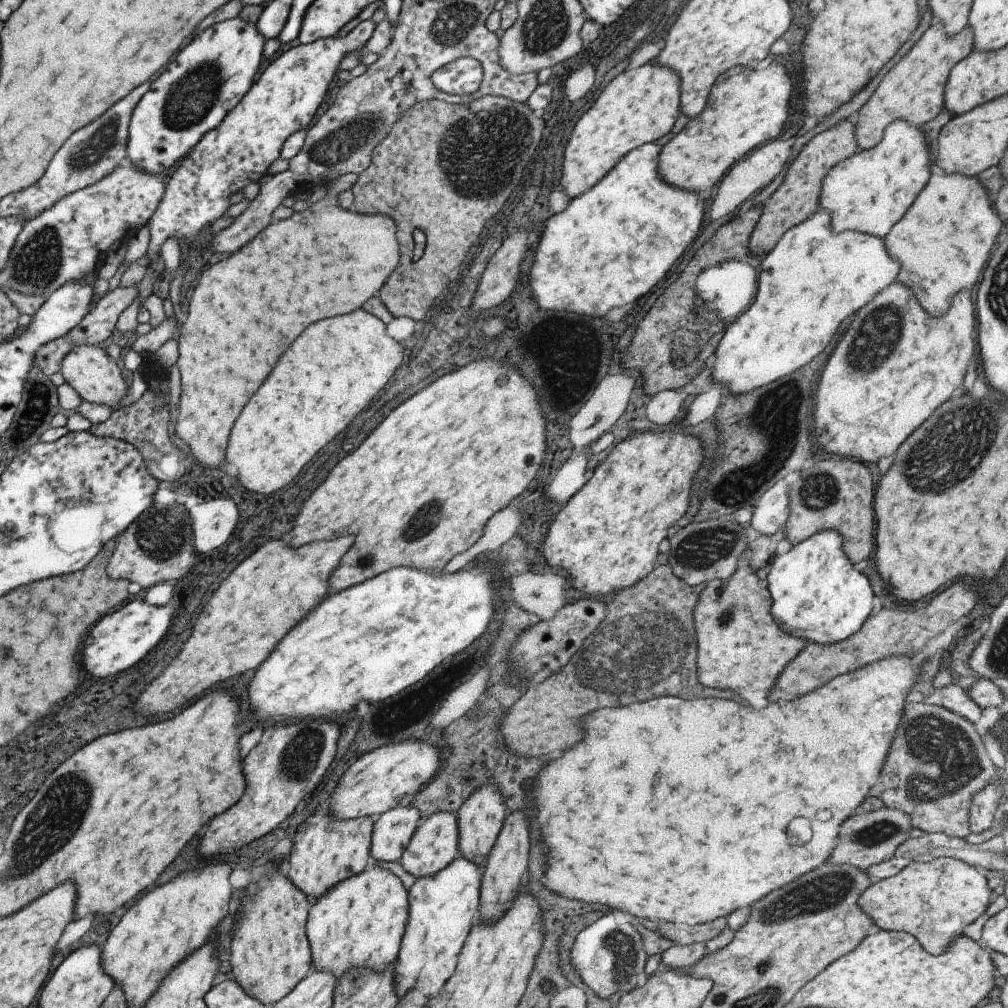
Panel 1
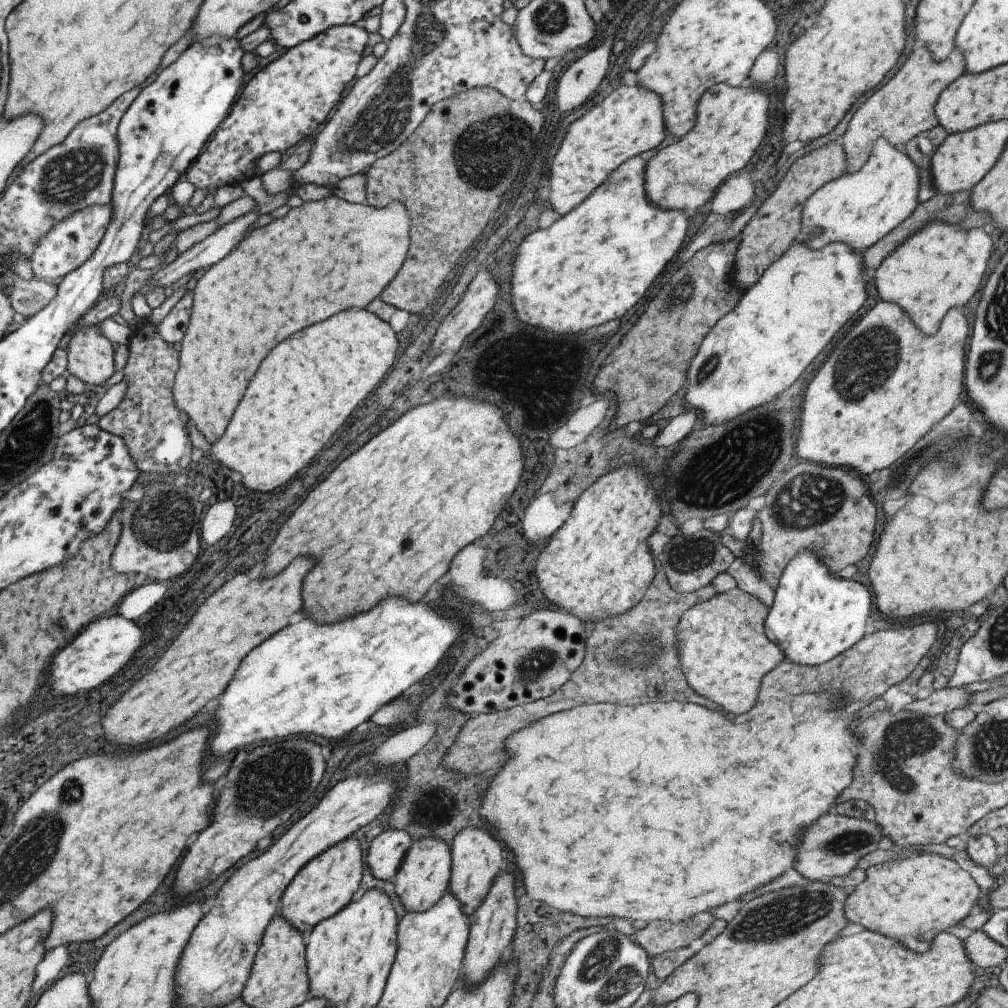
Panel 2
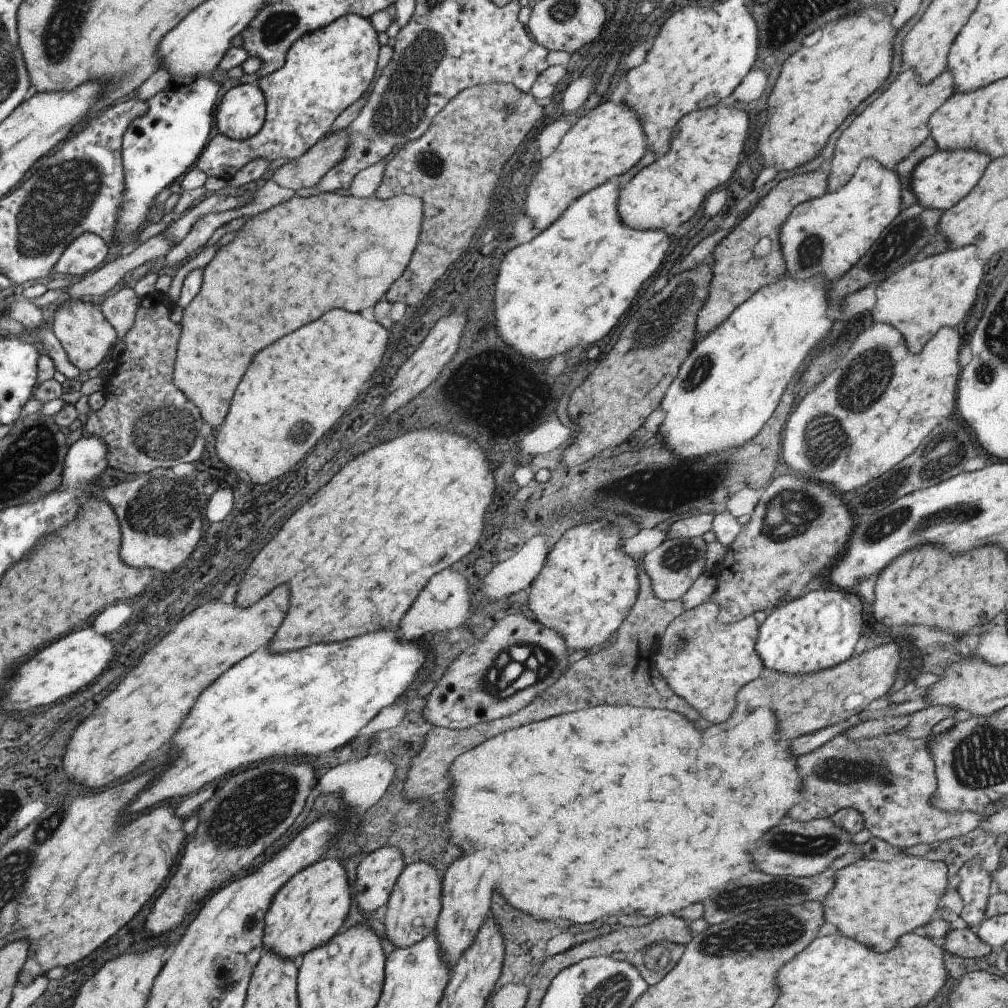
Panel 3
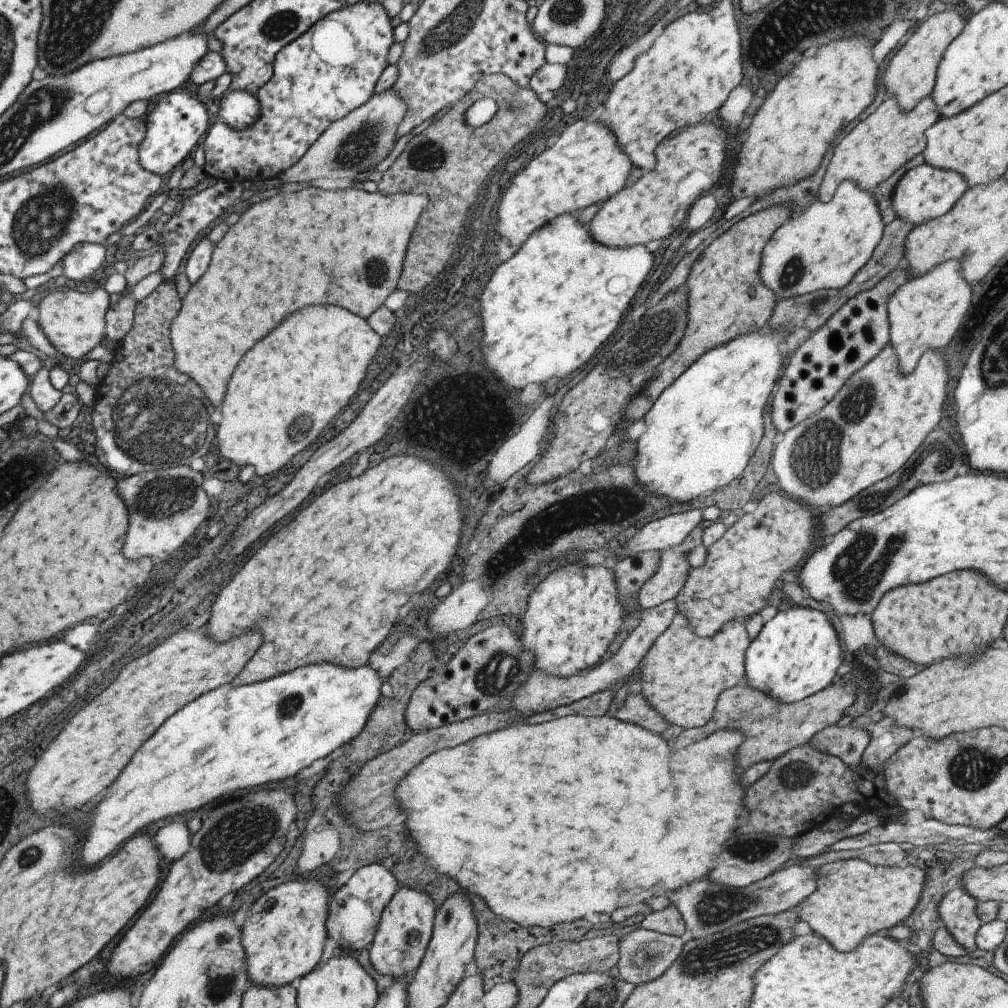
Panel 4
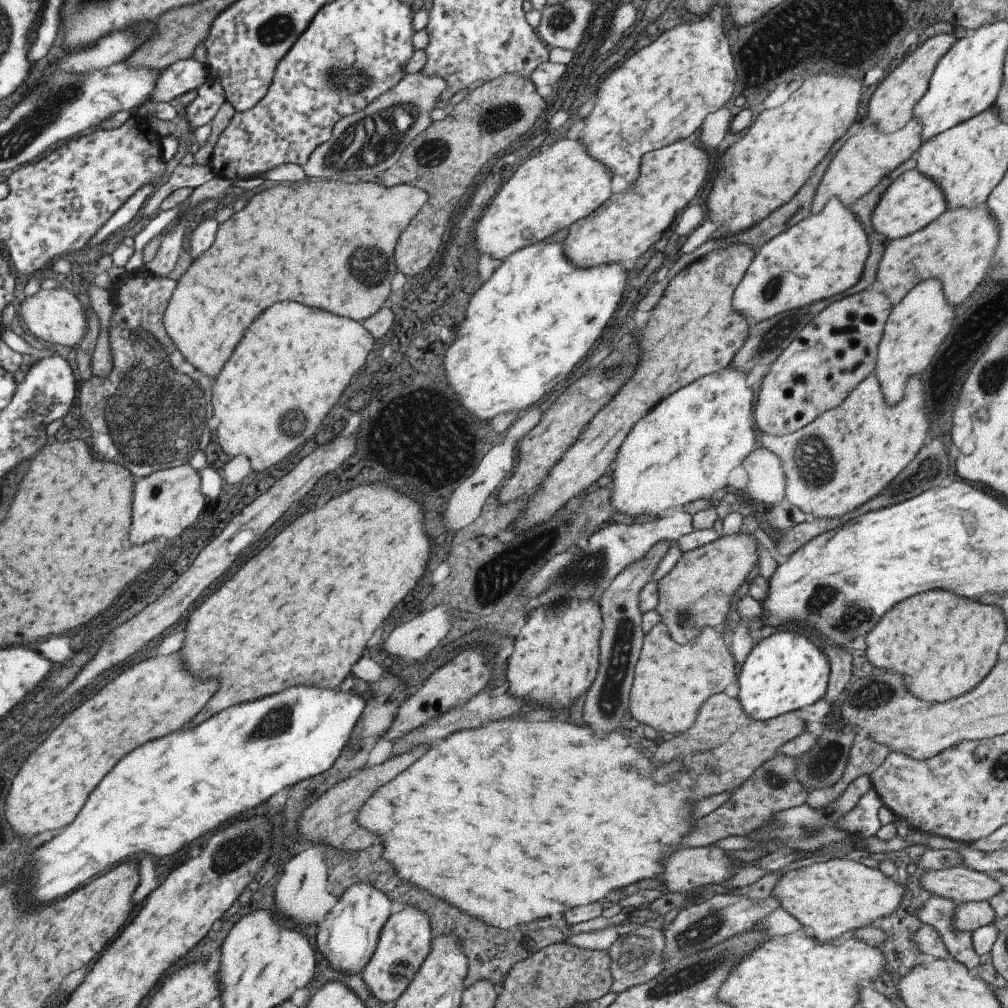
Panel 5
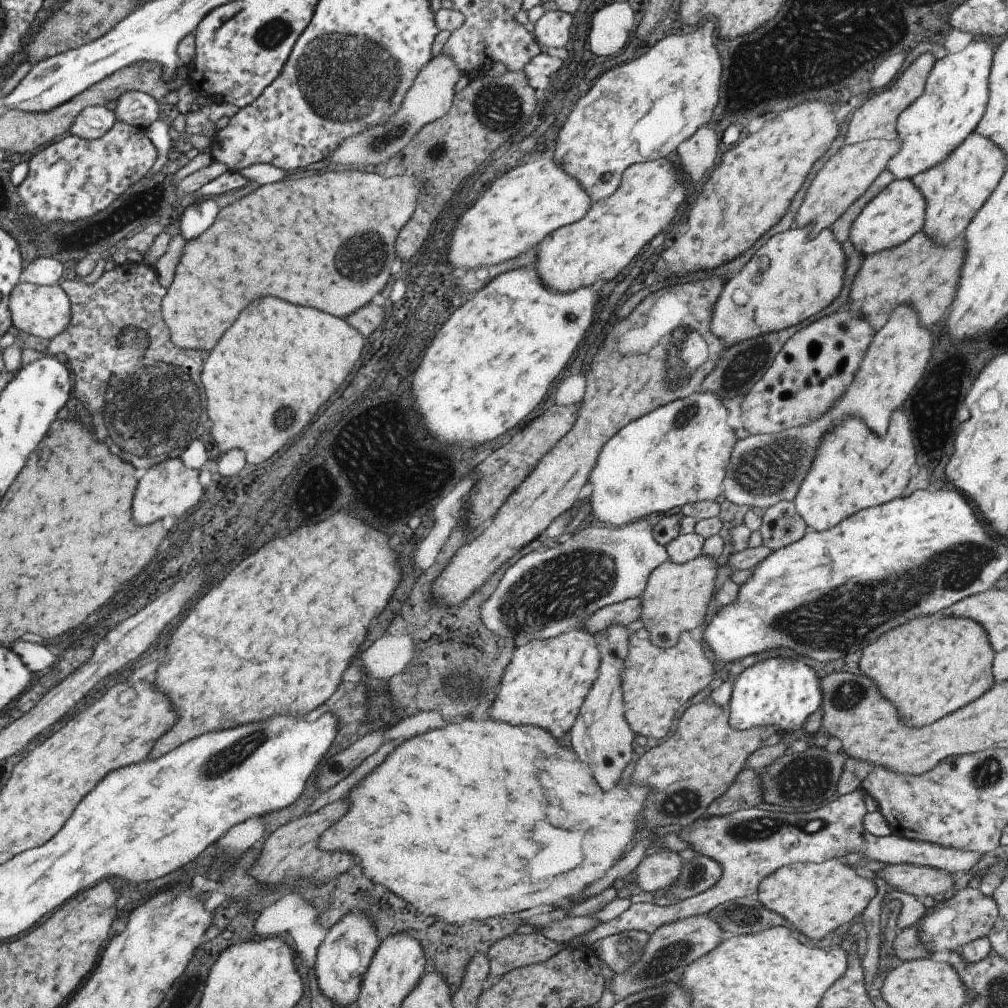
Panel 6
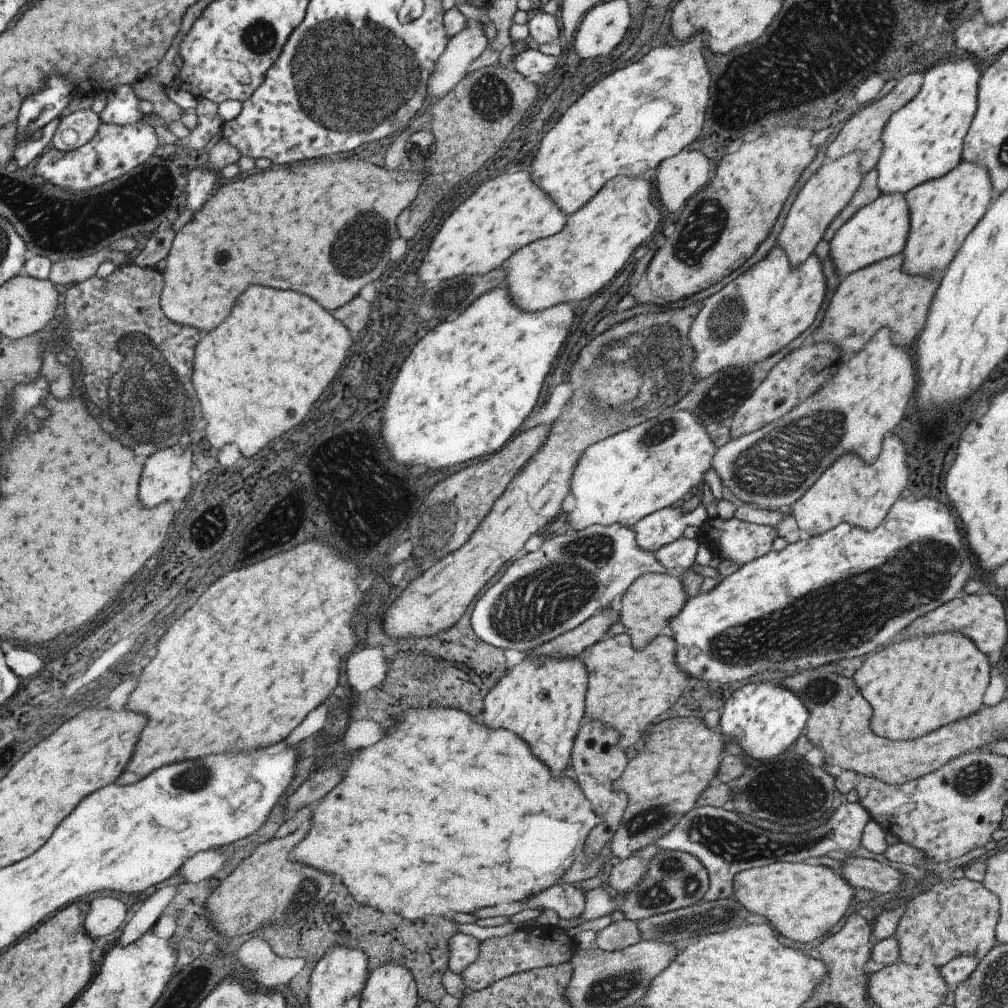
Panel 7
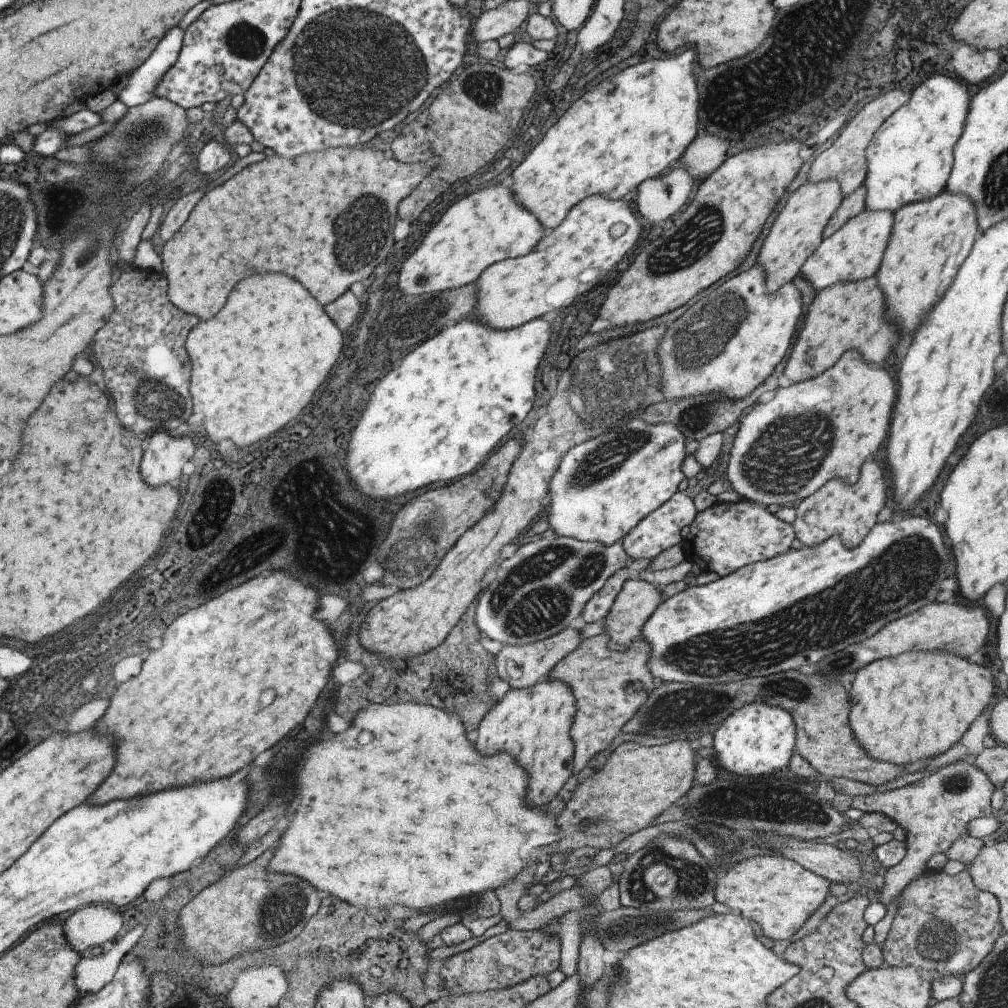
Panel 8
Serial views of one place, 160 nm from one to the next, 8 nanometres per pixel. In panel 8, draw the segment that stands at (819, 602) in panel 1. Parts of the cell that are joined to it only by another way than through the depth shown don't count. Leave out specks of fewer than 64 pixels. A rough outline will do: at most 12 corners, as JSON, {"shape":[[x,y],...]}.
{"shape":[[735,709],[712,734],[718,765],[772,775],[794,750],[792,714]]}

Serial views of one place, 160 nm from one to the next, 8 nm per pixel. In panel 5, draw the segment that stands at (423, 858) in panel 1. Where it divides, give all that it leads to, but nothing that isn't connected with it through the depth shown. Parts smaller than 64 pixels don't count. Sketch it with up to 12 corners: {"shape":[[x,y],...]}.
{"shape":[[409,906],[381,927],[360,972],[380,1002],[395,1001],[432,941]]}

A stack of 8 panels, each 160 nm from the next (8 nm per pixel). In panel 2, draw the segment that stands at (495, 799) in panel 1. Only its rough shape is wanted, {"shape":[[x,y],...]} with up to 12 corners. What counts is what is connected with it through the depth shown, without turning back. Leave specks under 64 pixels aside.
{"shape":[[480,828],[450,843],[447,889],[470,916],[505,868],[499,844]]}

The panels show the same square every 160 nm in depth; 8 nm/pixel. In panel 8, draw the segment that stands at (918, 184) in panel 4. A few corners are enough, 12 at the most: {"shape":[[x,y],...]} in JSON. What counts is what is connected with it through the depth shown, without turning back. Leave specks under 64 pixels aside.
{"shape":[[889,211],[850,218],[798,272],[814,291],[869,278],[892,228]]}

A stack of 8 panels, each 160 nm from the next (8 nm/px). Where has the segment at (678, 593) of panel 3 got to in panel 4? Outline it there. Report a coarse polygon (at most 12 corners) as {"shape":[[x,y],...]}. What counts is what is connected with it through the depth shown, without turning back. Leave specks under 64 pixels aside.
{"shape":[[699,525],[660,551],[659,566],[643,584],[641,609],[672,600],[690,567],[683,554],[699,546]]}

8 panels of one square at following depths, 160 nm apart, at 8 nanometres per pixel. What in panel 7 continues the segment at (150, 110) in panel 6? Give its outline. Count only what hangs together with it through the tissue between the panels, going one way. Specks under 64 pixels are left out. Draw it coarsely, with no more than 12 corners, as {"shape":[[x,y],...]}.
{"shape":[[130,85],[115,89],[103,123],[130,125],[143,115]]}

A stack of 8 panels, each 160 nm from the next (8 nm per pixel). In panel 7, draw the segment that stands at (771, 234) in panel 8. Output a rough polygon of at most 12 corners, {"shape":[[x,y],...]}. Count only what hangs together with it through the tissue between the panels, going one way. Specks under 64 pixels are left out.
{"shape":[[860,153],[824,161],[776,236],[792,268],[857,190]]}

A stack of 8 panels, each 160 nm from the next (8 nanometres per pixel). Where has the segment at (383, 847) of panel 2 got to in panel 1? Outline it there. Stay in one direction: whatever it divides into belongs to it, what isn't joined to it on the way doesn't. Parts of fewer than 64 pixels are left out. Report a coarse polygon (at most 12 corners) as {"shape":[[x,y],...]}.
{"shape":[[397,806],[374,818],[369,854],[397,862],[419,823]]}

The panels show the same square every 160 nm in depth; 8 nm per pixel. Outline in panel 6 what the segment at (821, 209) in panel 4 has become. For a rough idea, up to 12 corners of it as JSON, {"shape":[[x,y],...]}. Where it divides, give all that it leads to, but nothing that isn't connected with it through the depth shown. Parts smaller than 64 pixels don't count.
{"shape":[[831,228],[771,236],[724,284],[709,330],[725,349],[837,298]]}

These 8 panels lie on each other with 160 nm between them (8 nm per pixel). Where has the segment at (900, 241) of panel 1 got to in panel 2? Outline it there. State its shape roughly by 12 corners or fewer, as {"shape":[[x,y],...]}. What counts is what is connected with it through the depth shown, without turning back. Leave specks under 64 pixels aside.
{"shape":[[929,220],[870,272],[919,332],[977,292],[983,227]]}

